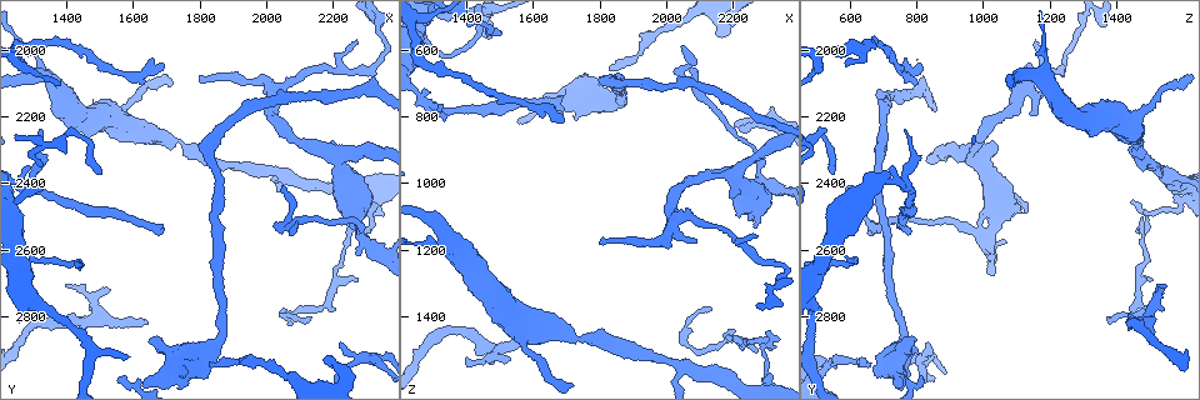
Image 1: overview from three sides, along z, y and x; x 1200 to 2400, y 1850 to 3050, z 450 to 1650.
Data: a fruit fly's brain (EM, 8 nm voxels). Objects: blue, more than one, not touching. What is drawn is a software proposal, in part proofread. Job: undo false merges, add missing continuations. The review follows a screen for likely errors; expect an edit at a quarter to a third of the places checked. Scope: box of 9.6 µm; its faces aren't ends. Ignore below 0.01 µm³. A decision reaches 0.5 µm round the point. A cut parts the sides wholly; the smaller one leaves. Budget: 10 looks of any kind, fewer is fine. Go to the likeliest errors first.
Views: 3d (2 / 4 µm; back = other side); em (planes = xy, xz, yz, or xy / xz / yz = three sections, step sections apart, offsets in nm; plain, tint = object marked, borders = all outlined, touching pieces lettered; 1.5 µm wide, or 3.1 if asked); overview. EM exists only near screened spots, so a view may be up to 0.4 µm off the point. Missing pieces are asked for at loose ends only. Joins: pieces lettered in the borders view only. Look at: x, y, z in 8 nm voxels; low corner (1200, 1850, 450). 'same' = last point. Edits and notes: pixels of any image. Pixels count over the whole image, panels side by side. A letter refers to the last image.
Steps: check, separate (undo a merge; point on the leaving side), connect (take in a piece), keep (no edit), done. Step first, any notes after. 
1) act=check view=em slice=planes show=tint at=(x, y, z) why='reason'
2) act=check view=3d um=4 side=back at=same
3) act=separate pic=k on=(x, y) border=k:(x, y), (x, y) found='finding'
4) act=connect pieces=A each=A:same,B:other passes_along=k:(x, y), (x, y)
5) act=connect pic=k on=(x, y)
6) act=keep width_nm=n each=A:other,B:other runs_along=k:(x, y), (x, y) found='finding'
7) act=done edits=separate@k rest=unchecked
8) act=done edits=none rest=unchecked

act=check view=em slice=planes show=borders at=(2280, 2680, 1500) why='tapers out'

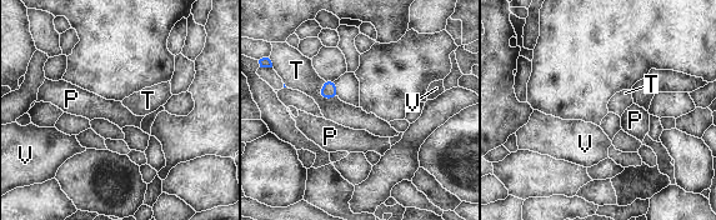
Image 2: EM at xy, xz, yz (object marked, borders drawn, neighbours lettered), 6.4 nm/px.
act=keep each=P:other,T:other,V:other border=2:(323, 80), (319, 94), (336, 99) found='no lettered piece goes on from it'

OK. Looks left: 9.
act=check view=3d um=4 at=(1680, 2550, 780) why='branch stops here'

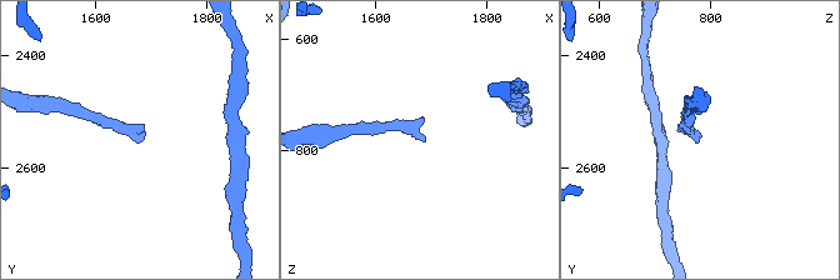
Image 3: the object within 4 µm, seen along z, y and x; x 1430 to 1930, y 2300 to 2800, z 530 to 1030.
act=check view=em slice=planes show=borders at=(1685, 2555, 775)

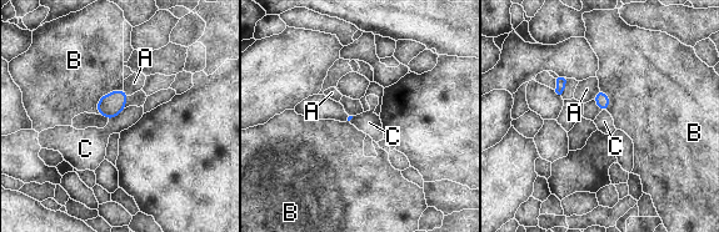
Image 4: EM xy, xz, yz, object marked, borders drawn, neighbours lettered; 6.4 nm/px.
act=keep each=A:other,B:other,C:other border=4:(124, 109), (109, 120) found='no lettered piece goes on from it'

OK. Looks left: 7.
act=check view=3d um=4 at=(2270, 2540, 1010) why='branch point'

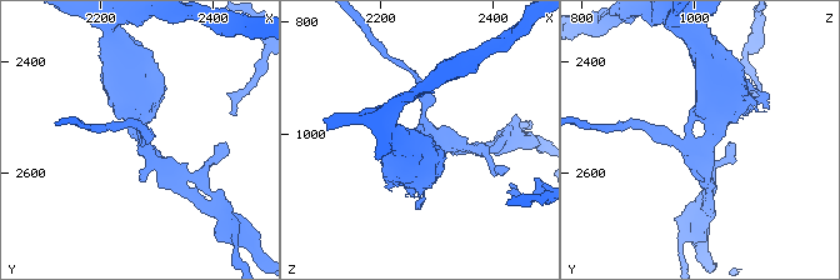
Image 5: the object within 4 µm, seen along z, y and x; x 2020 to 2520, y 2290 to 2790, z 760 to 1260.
act=check view=em slice=planes show=tint at=(2275, 2545, 1010) arms=3 arm_widths_nm=170,220,750

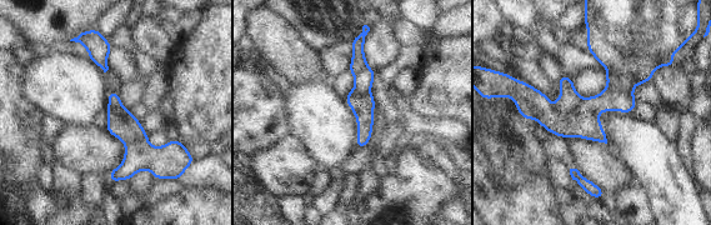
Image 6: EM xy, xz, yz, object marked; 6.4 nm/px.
act=check view=em slice=planes show=borders at=same

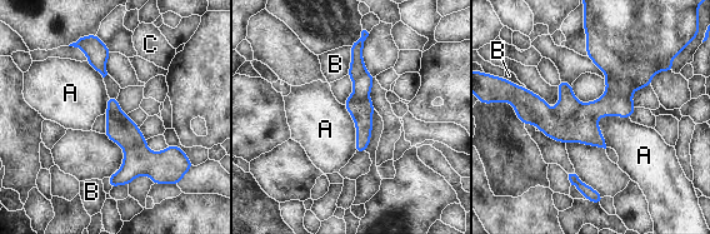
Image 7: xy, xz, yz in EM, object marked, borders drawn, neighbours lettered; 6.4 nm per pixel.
act=separate pic=7 on=(568, 104) width_nm=160 each=A:other,B:other,C:other border=7:(581, 104), (565, 122), (555, 116) found='a second neuron is stuck on'

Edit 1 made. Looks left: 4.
act=check view=3d um=4 side=back at=(2290, 2470, 1580) why='sudden change in width'

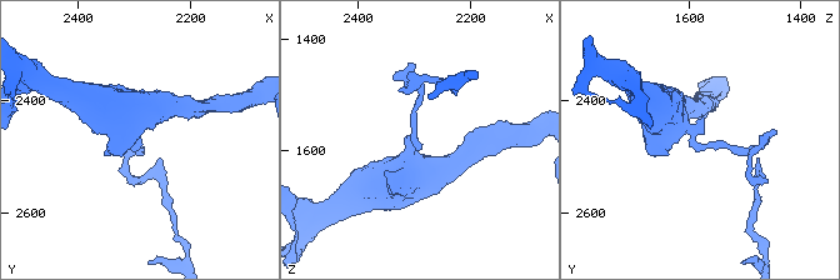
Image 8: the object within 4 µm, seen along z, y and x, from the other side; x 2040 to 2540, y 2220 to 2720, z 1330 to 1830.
act=check view=em slice=yz step=8 show=tint at=(2295, 2470, 1590)

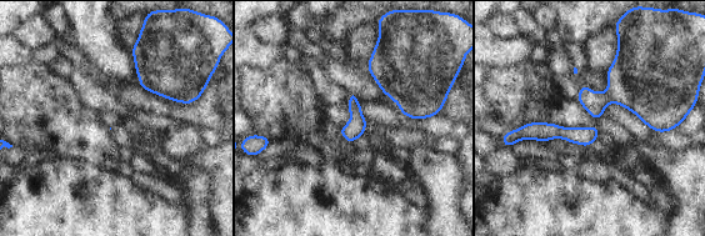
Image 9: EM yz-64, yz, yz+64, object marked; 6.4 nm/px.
act=check view=em slice=planes show=borders at=same

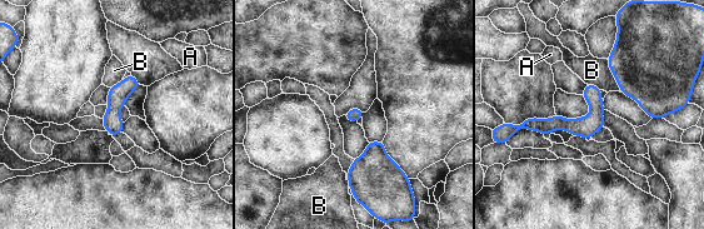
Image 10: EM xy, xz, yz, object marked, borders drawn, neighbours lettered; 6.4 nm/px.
act=keep each=A:other,B:other border=10:(605, 59), (620, 88), (619, 91) found='all the same neuron'

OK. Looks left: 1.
act=done edits=separate@7 rest=unchecked

